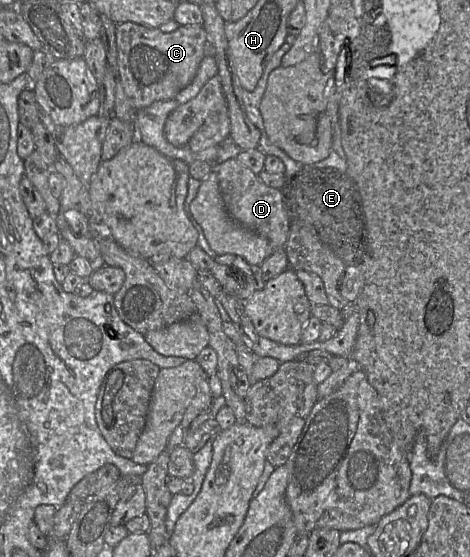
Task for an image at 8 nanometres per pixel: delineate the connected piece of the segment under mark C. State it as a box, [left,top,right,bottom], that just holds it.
[116,22,214,111]

